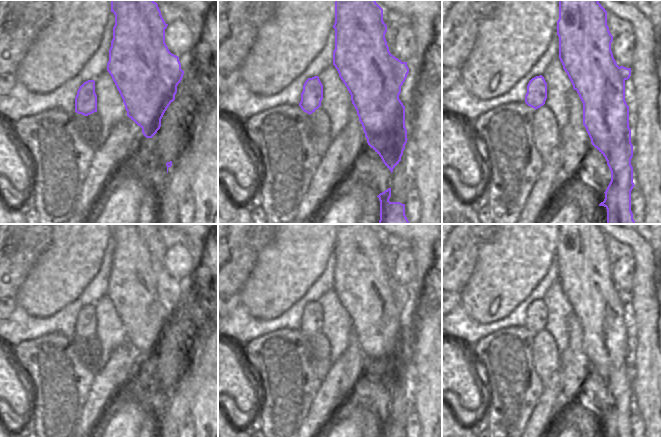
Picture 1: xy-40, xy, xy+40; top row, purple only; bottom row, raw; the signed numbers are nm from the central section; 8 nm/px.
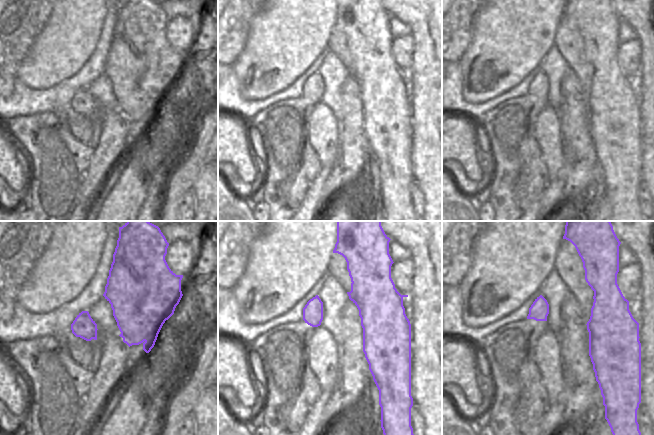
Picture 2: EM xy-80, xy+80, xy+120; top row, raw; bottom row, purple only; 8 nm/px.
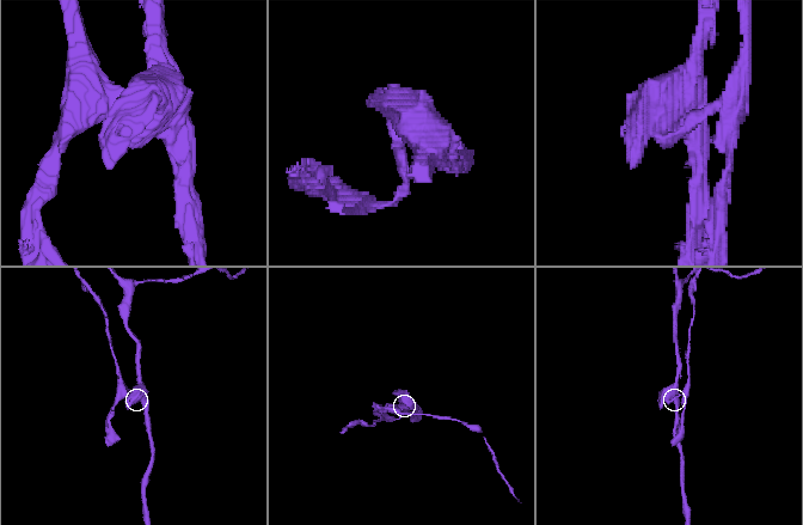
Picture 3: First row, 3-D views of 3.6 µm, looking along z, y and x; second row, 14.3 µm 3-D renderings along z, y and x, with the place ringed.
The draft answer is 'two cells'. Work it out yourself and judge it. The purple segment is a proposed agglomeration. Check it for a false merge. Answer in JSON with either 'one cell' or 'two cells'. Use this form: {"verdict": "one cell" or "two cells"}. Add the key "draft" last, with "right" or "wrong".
{"verdict": "two cells", "draft": "right"}

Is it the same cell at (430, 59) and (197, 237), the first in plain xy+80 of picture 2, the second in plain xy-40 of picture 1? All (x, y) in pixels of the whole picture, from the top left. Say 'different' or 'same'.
same

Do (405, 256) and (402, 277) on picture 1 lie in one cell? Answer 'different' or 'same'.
same

